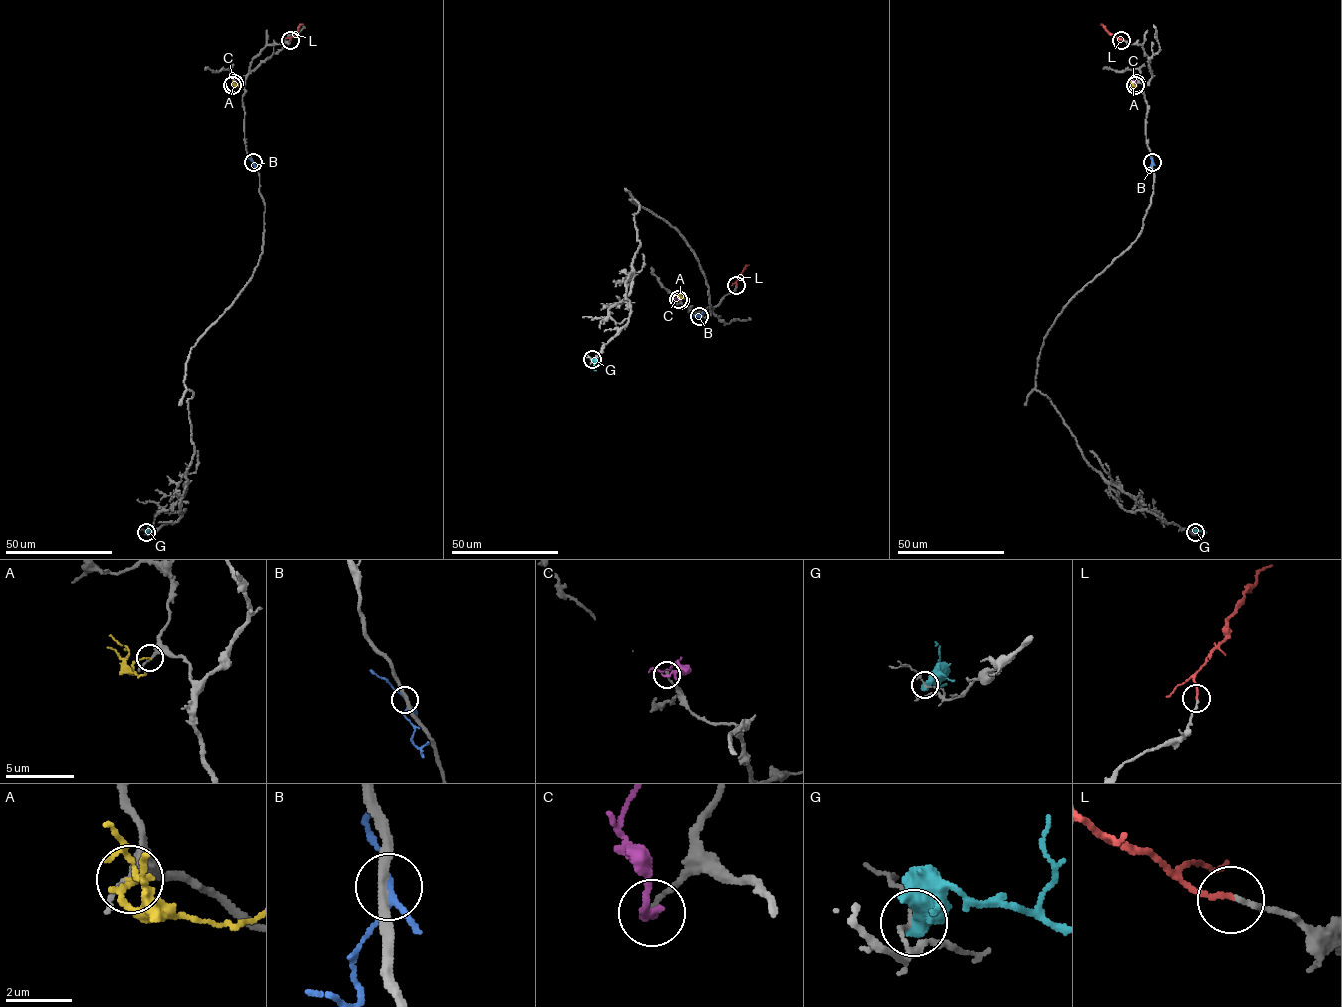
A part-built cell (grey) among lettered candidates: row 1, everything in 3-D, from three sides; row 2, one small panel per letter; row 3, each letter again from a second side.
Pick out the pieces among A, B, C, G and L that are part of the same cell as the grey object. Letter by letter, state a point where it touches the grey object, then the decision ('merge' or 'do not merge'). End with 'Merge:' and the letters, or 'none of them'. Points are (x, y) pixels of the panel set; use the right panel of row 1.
A: meets grey at (1136, 83); do not merge
B: meets grey at (1152, 162); do not merge
C: meets grey at (1135, 85); do not merge
G: meets grey at (1195, 532); do not merge
L: meets grey at (1121, 40); merge
Merge: L

